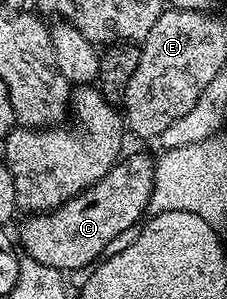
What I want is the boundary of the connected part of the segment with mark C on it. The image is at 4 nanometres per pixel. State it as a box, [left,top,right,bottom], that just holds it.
[18,152,156,274]

